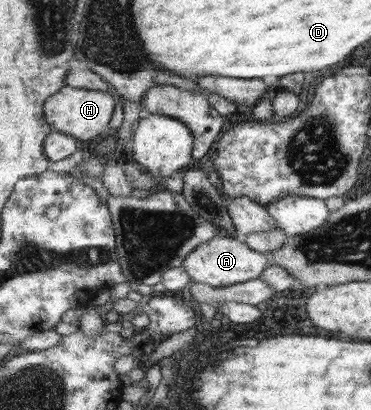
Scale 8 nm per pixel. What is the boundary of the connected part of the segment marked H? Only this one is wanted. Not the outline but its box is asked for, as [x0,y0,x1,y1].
[44,85,116,142]

